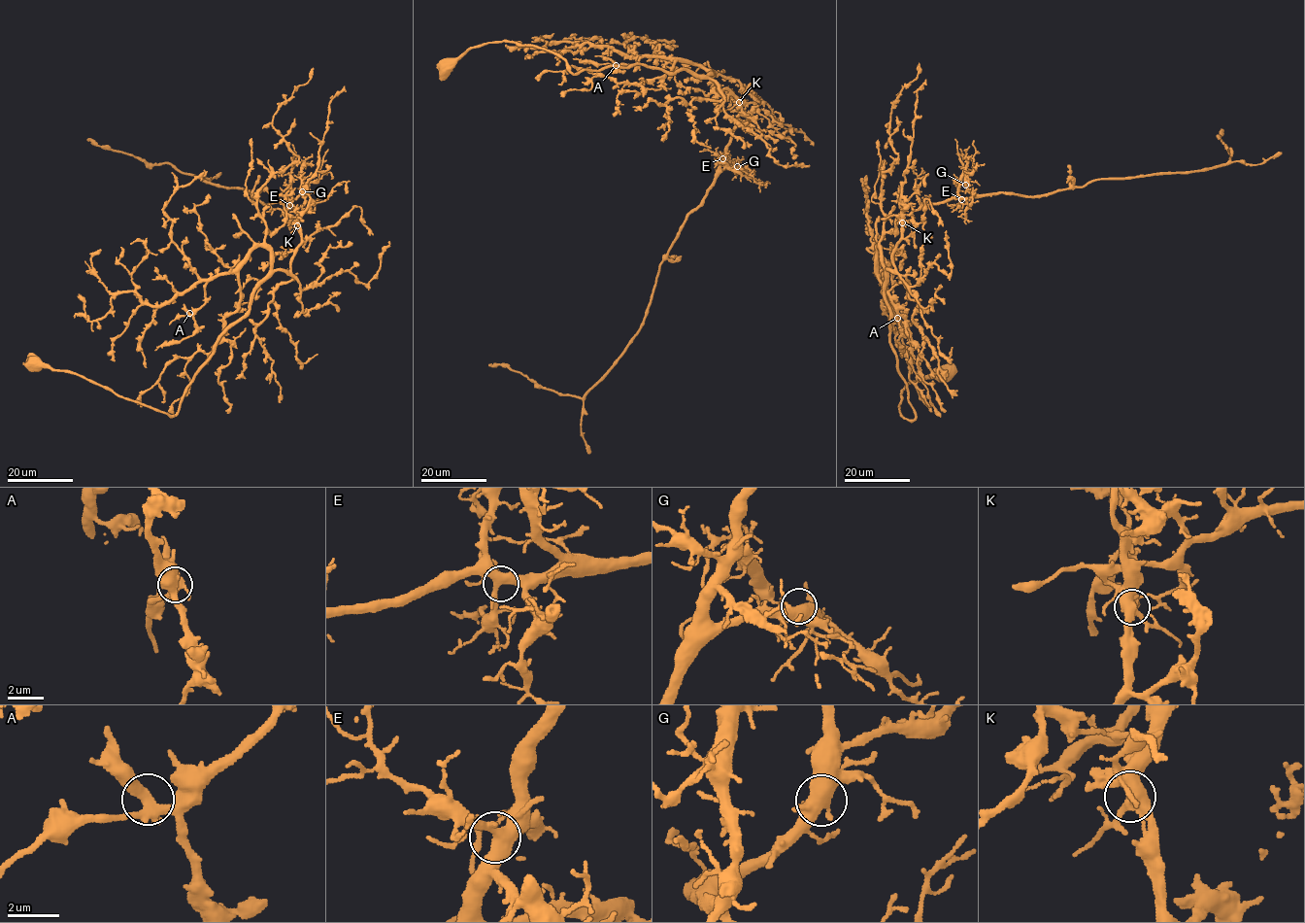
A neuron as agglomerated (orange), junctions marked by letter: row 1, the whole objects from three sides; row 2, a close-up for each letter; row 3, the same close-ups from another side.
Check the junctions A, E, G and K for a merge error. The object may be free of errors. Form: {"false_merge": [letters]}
{"false_merge": ["K"]}

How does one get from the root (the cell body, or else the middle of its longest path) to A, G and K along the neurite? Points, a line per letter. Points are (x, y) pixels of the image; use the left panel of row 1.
A: (33, 363), (173, 415), (216, 340), (248, 310), (270, 252), (256, 247), (213, 277), (205, 302), (189, 313)
G: (33, 363), (173, 415), (252, 292), (289, 269), (301, 228), (289, 203), (302, 191)
K: (33, 363), (173, 415), (252, 292), (289, 269), (298, 224)

